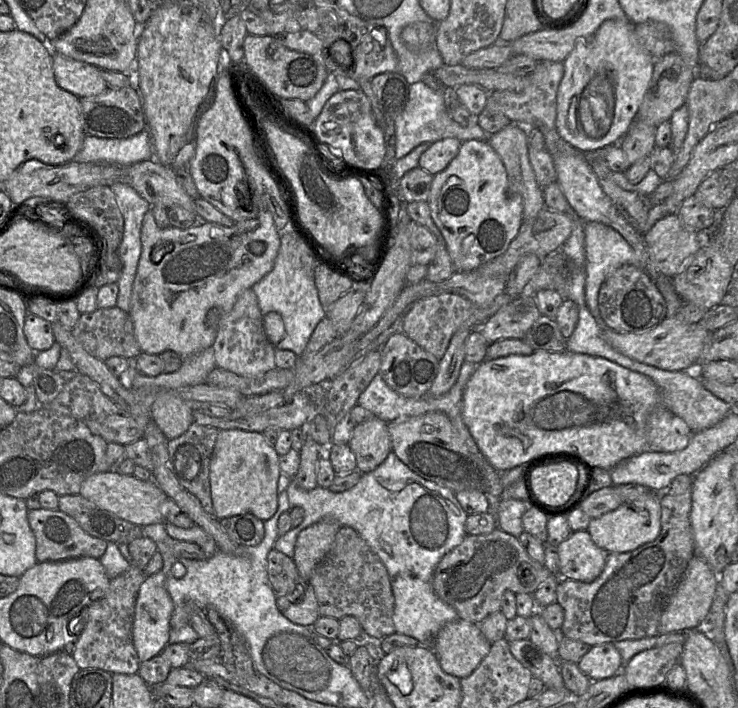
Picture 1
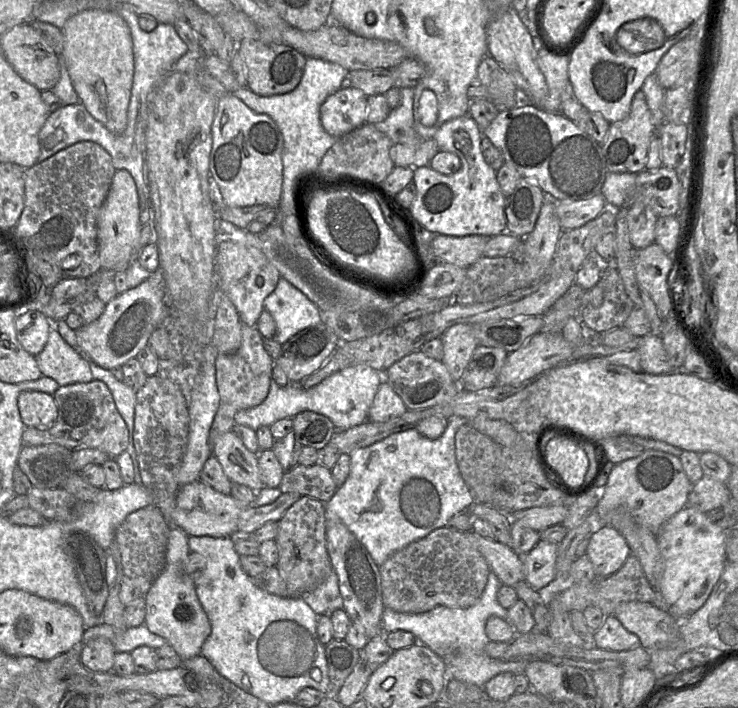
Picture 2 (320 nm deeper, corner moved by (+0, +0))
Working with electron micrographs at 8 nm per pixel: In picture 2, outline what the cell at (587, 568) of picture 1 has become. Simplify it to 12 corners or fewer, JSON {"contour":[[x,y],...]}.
{"contour":[[614,527],[590,535],[596,578],[615,574],[631,553]]}

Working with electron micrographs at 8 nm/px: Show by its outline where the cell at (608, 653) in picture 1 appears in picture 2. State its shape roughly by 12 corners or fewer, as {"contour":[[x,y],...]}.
{"contour":[[614,615],[594,633],[596,648],[626,651],[640,645]]}

